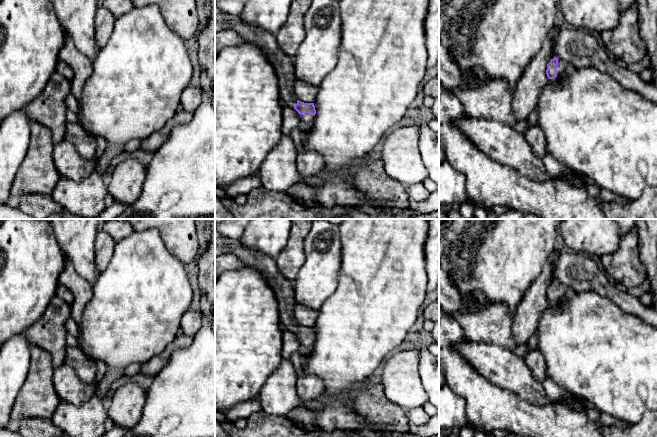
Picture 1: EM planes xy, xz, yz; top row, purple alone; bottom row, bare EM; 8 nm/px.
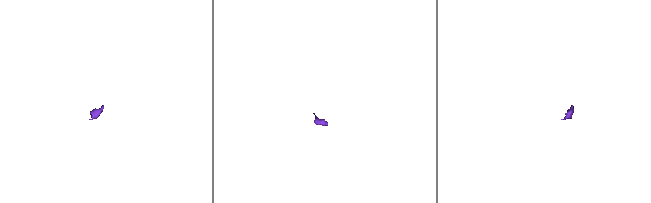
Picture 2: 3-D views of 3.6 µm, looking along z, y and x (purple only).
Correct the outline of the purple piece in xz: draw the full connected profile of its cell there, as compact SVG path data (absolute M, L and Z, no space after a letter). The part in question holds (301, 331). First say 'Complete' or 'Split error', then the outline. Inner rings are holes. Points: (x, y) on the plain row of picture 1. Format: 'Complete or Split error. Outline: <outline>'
Split error. Outline: M227 239L225 246L228 247L229 252L236 255L241 261L246 265L253 267L258 270L264 279L268 282L269 286L272 288L277 301L281 324L289 331L294 332L299 338L302 345L302 349L306 353L310 353L314 347L314 340L316 338L314 327L304 327L297 323L294 318L293 311L296 306L295 301L295 291L293 282L286 279L277 269L277 264L275 258L265 255L264 253L249 247L245 247L240 239Z

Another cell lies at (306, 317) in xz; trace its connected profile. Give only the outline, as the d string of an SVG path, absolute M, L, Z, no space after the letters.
M296 304L293 315L297 324L304 327L314 327L318 317L318 311L309 309L304 305Z

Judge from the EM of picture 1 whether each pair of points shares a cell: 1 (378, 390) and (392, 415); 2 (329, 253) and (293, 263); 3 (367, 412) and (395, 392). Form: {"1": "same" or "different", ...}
{"1": "same", "2": "different", "3": "different"}

